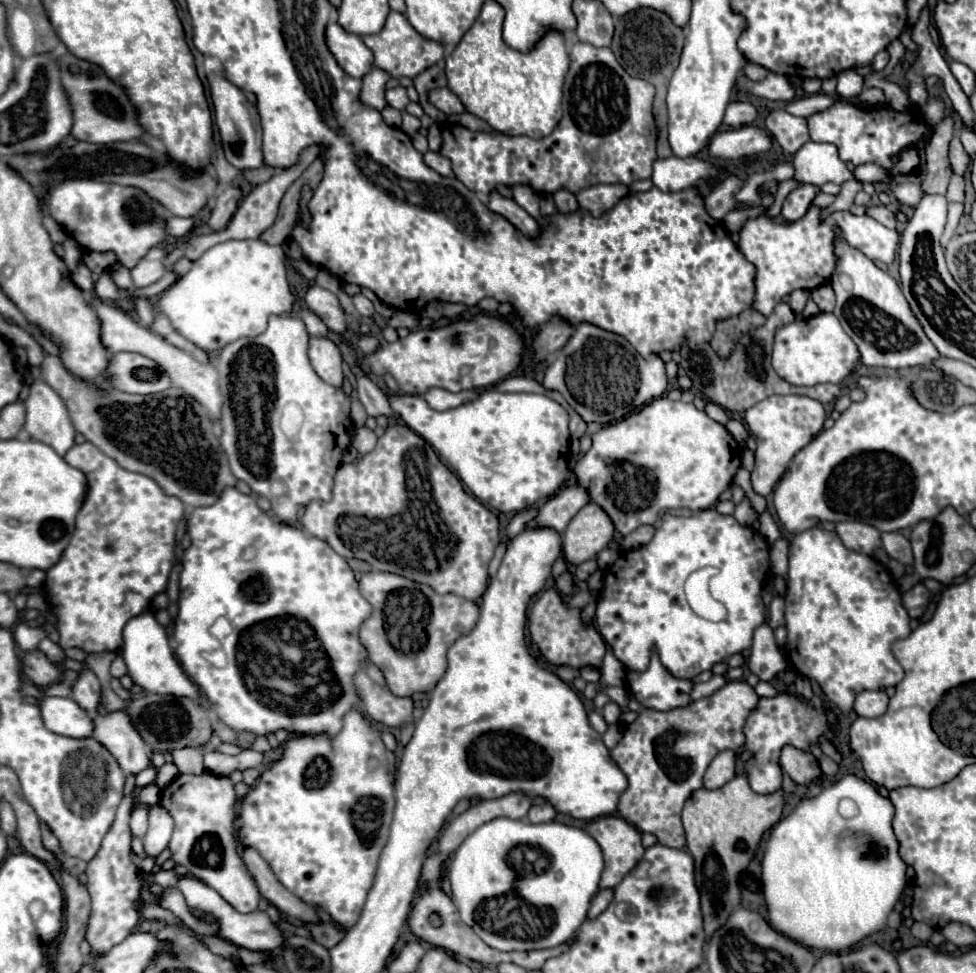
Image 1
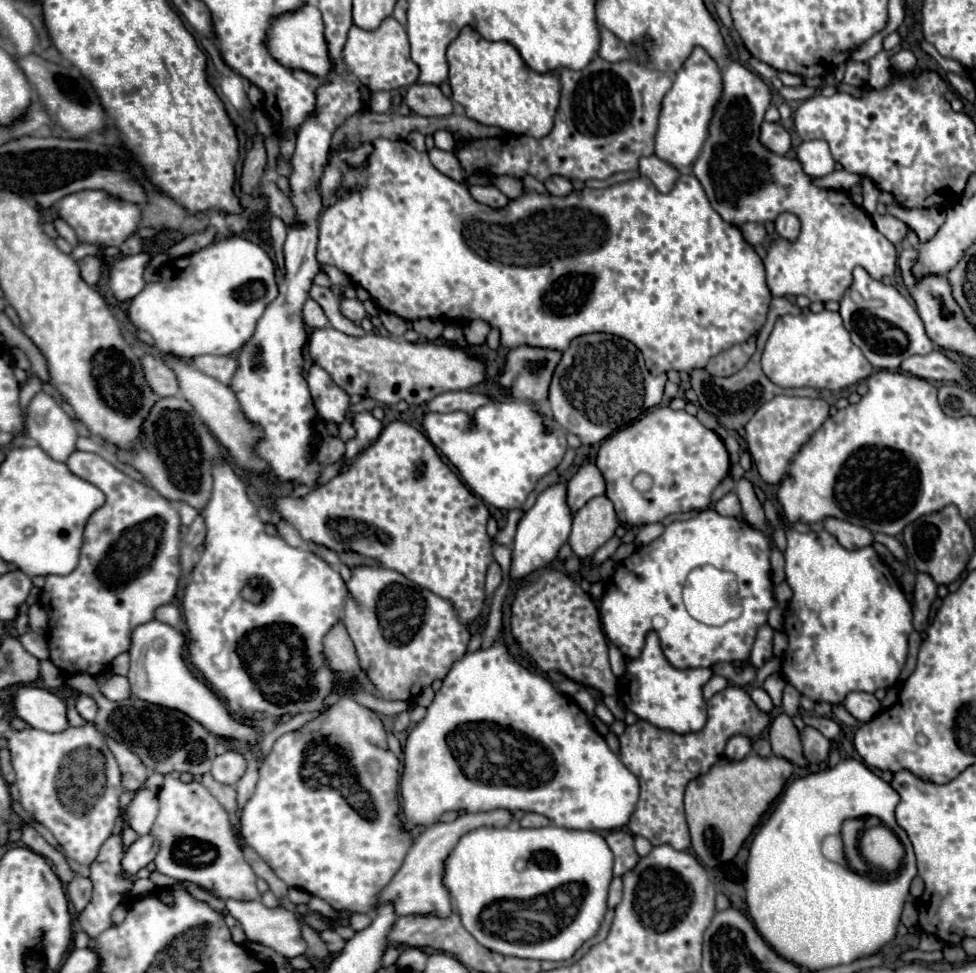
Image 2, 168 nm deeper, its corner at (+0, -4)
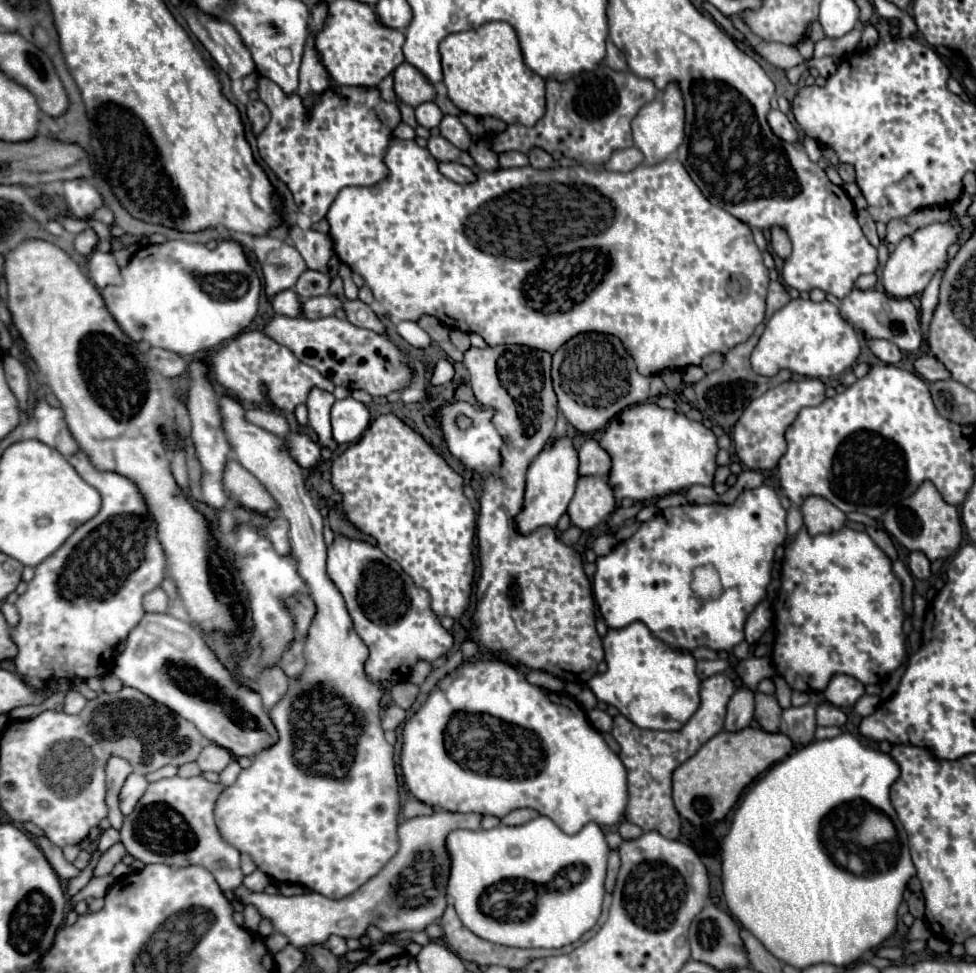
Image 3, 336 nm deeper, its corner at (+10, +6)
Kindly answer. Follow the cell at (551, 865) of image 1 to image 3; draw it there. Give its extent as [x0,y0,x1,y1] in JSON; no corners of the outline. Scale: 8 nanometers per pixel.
[446,817,610,949]

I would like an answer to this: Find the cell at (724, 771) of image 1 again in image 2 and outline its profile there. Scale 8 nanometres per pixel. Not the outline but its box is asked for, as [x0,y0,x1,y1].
[724,735,752,759]

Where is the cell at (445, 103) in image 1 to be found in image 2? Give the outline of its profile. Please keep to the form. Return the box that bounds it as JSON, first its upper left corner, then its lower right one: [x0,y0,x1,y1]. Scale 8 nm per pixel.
[406,85,454,117]

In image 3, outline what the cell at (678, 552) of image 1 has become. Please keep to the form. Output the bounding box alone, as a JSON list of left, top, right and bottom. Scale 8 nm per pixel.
[594,485,786,651]

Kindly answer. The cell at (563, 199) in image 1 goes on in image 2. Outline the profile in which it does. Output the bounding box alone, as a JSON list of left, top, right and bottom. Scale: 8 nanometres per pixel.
[544,177,572,195]

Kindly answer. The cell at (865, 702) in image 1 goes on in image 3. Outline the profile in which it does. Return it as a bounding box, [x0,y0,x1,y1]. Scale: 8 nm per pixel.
[824,675,864,707]

